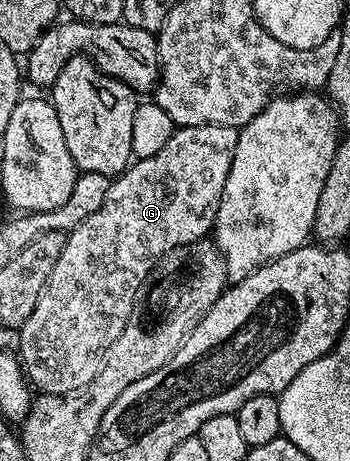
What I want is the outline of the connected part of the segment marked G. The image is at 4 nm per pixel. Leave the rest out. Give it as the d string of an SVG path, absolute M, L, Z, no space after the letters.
M185 125L177 128L170 135L166 147L162 147L162 151L158 151L158 155L133 160L128 168L109 184L108 194L102 207L98 207L98 211L94 211L94 215L87 217L77 229L71 230L65 236L62 255L58 255L58 263L54 263L54 271L50 271L50 279L46 279L46 287L42 287L42 295L38 295L38 303L34 303L34 311L30 311L30 319L26 319L26 323L21 325L18 330L18 356L25 378L40 393L78 393L81 389L85 389L94 379L94 375L98 375L114 339L118 339L118 335L122 335L122 331L130 319L130 311L134 307L140 286L148 278L150 271L155 269L156 262L161 257L165 257L174 247L182 247L186 243L205 240L213 232L218 203L222 199L222 187L226 183L226 179L230 175L230 167L234 163L234 147L238 147L238 130L234 127Z

